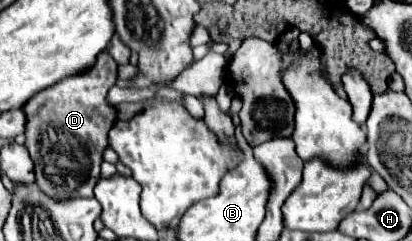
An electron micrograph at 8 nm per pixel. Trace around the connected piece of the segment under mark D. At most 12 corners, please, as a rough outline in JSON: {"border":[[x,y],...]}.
{"border":[[117,64],[63,78],[25,106],[35,186],[89,198],[117,108]]}

